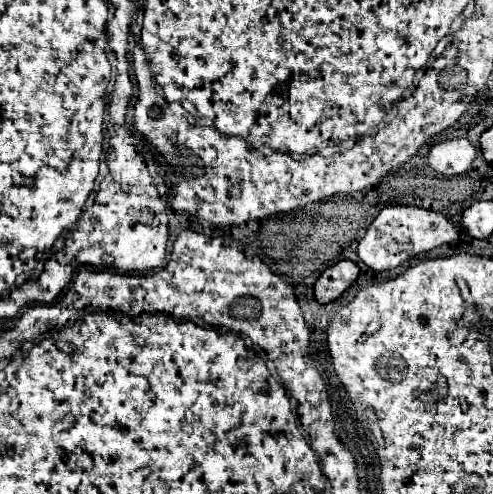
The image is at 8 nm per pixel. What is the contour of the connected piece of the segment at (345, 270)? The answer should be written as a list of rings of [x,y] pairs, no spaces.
[[[341,260],[329,266],[315,282],[315,298],[319,304],[337,300],[359,276],[359,266],[351,260]]]

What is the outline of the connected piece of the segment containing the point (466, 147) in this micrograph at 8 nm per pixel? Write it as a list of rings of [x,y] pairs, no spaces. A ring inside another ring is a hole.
[[[455,138],[435,144],[429,152],[429,166],[443,176],[459,176],[467,172],[477,156],[477,148],[467,138]]]

